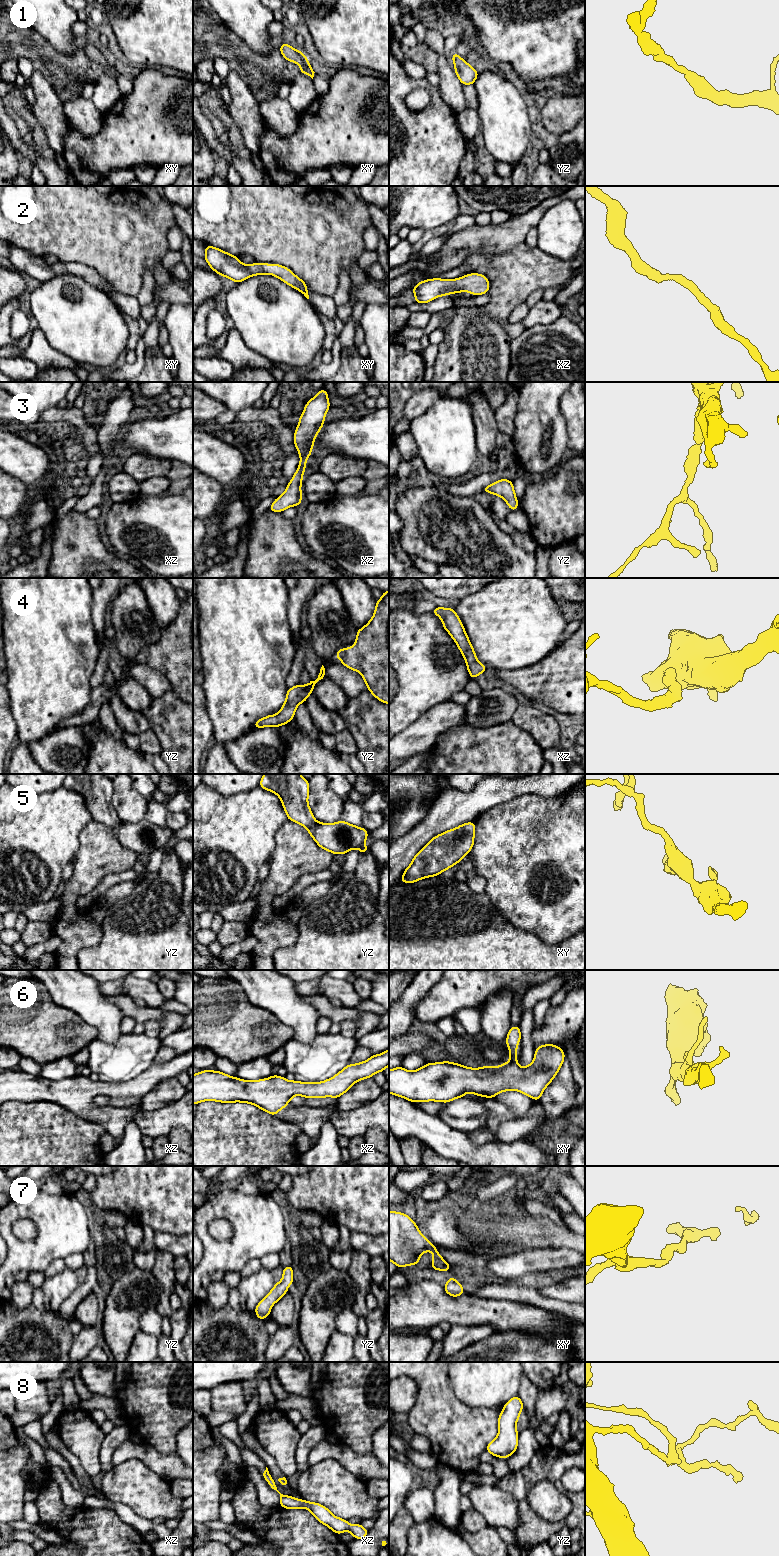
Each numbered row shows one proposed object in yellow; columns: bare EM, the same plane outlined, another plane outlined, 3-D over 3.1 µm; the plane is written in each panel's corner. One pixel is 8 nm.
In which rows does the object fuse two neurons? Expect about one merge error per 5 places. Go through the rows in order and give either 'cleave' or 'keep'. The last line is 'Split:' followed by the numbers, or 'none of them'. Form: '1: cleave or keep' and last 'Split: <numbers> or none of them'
1: keep
2: keep
3: keep
4: keep
5: keep
6: keep
7: keep
8: cleave
Split: 8

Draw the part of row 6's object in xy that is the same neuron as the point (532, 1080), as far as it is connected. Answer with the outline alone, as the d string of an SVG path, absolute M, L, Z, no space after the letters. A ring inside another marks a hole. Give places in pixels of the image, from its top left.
M511 1026L506 1038L506 1044L510 1052L509 1063L500 1066L481 1068L469 1068L450 1061L427 1063L425 1066L408 1071L403 1067L389 1070L389 1093L405 1098L413 1103L437 1101L449 1103L450 1101L464 1097L467 1092L476 1096L493 1098L500 1092L515 1090L529 1096L533 1100L540 1100L545 1088L551 1083L560 1070L565 1053L559 1046L553 1044L540 1045L535 1050L532 1063L526 1067L517 1064L516 1051L518 1042L521 1041L519 1026Z

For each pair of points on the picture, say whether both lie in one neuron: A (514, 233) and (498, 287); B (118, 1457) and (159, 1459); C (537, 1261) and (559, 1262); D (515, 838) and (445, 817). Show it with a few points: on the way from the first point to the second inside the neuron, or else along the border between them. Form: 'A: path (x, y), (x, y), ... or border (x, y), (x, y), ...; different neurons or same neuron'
A: border (524, 241), (509, 250), (486, 254); different neurons
B: path (128, 1453), (144, 1453), (149, 1456); same neuron
C: path (542, 1261), (554, 1261); same neuron
D: border (493, 807), (483, 811), (474, 821); different neurons

